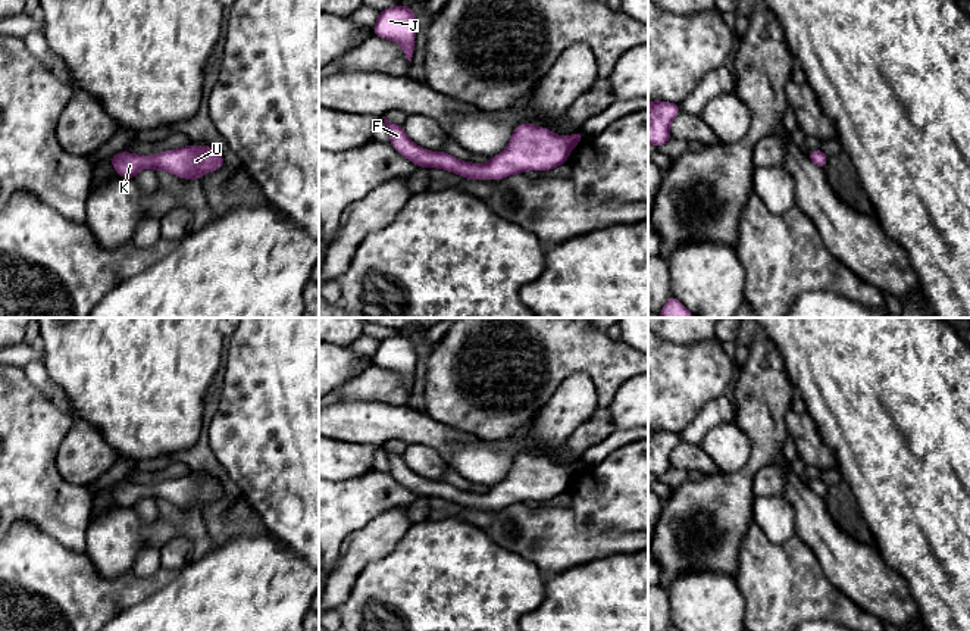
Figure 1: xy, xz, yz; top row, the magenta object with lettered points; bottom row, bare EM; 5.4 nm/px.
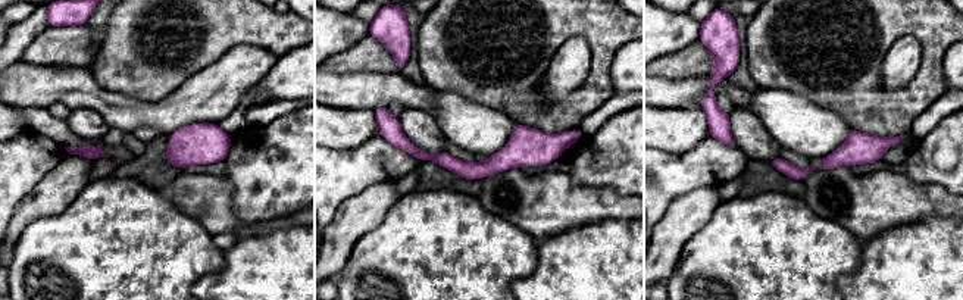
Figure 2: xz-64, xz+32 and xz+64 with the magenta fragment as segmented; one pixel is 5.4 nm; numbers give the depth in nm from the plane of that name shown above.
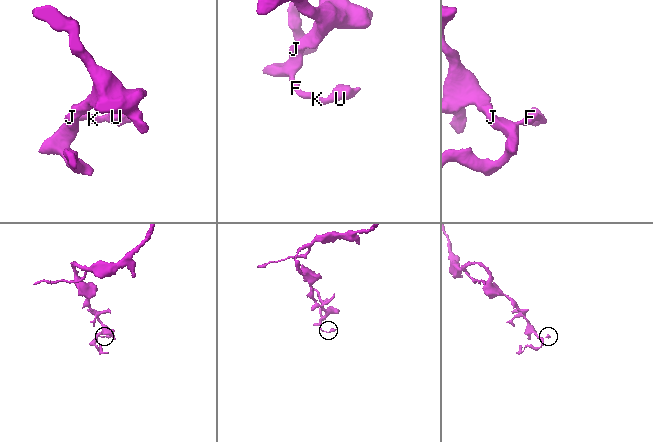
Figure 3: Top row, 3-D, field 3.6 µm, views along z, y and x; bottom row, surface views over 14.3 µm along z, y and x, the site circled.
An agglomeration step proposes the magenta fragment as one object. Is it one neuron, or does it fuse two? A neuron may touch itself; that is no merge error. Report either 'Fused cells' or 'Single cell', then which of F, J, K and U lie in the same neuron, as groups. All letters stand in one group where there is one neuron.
Single cell. Groups: F J K U

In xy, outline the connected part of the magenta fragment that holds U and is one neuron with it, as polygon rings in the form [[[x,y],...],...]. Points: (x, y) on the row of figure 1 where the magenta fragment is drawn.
[[[188,144],[182,149],[166,150],[153,156],[121,151],[107,159],[112,162],[118,177],[128,179],[134,179],[144,168],[166,171],[184,179],[198,179],[203,174],[218,171],[225,165],[222,154],[204,144]]]

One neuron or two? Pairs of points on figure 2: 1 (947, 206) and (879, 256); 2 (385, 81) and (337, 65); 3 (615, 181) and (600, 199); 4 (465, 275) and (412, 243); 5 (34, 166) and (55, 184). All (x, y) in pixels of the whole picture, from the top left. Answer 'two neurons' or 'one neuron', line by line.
1: two neurons
2: two neurons
3: two neurons
4: one neuron
5: two neurons

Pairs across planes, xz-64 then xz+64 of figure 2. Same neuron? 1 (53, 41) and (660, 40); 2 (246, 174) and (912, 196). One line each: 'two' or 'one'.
1: two
2: two

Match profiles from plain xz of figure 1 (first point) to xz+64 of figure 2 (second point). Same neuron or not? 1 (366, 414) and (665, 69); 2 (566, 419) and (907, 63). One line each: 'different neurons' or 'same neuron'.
1: different neurons
2: same neuron

